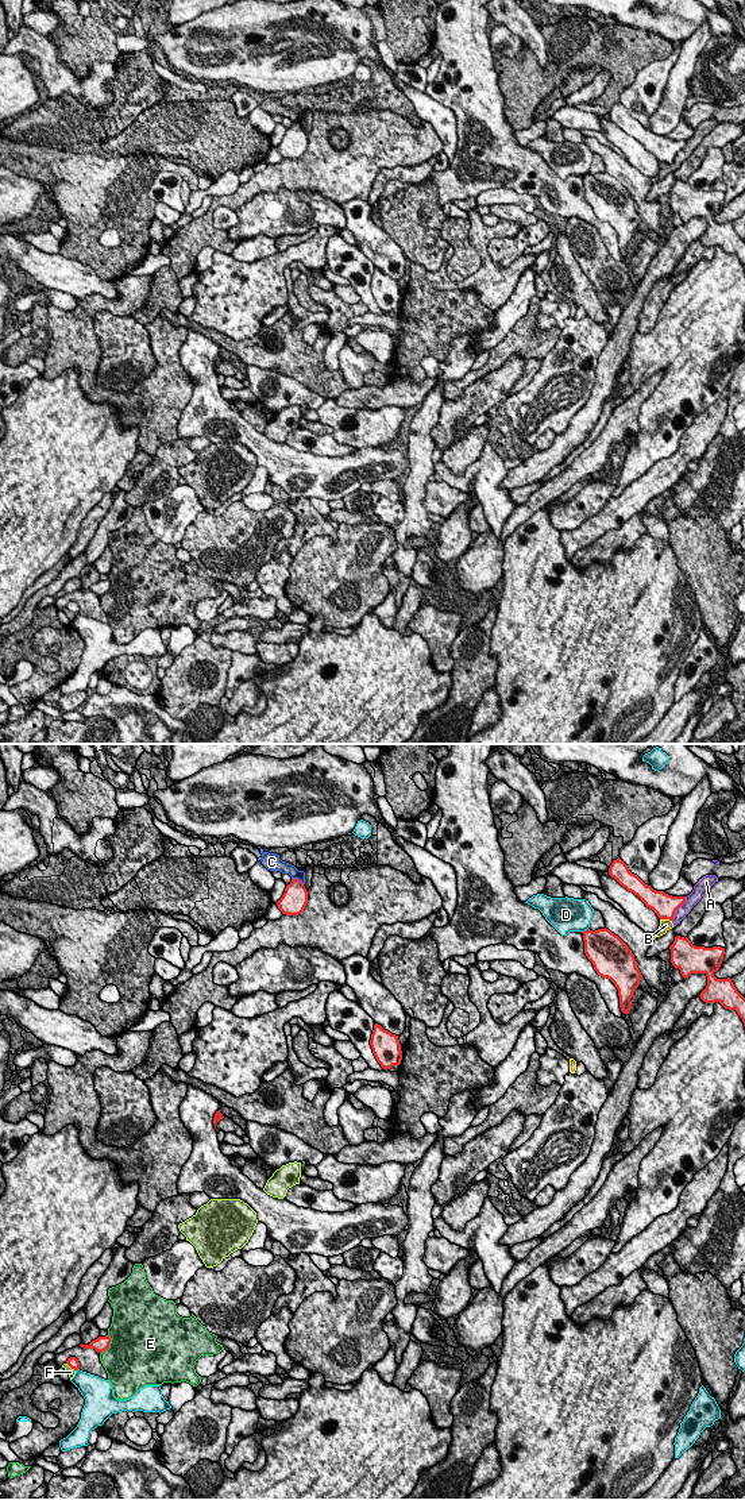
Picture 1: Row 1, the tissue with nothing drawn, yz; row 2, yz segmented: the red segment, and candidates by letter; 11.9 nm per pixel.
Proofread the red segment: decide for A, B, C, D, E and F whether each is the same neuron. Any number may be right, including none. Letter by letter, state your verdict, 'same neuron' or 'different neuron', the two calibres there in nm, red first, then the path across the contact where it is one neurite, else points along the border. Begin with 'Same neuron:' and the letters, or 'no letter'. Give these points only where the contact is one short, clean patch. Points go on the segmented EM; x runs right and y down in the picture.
Same neuron: no letter
A: different neuron; 280 nm thick on the red side, 140 nm on the other
B: different neuron; 280 nm thick on the red side, 130 nm on the other
C: different neuron; 300 nm thick on the red side, 140 nm on the other; border along yz (292, 878), (298, 878), (304, 883)
D: different neuron; 380 nm thick on the red side, 380 nm on the other
E: different neuron; 180 nm thick on the red side, 480 nm on the other
F: different neuron; 130 nm thick on the red side, 90 nm on the other; border along yz (66, 1362), (74, 1371)

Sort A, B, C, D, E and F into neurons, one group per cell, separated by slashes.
A B / C / D / E / F

